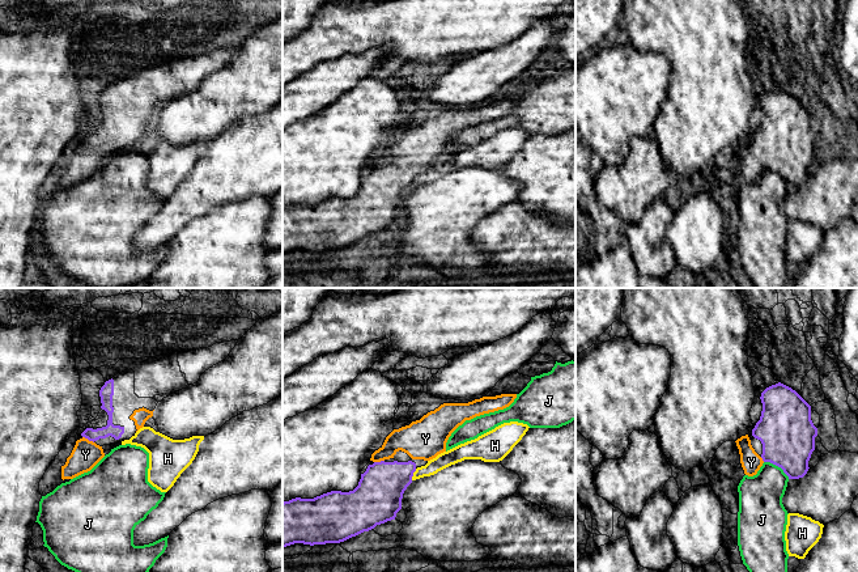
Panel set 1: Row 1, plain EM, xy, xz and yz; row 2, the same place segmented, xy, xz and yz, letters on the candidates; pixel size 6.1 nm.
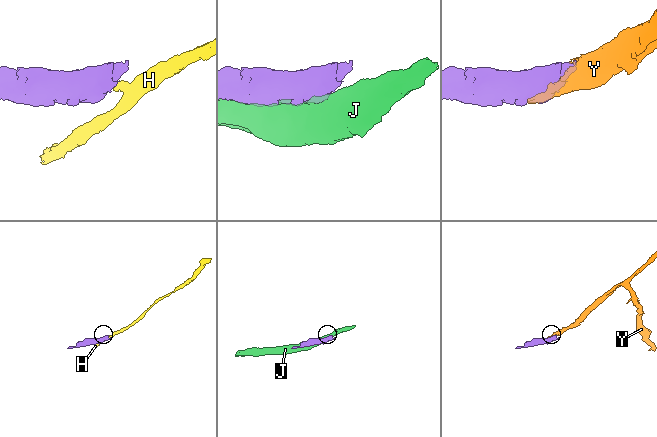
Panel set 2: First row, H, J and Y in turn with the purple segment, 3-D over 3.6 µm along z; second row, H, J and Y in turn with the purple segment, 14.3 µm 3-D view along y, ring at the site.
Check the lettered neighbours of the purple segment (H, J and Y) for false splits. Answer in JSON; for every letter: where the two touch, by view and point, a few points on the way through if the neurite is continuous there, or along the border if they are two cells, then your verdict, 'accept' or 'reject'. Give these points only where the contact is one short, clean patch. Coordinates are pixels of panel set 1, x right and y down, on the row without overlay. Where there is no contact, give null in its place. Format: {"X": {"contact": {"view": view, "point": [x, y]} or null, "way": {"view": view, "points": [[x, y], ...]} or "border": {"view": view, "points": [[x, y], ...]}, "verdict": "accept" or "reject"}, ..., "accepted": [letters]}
{"H": {"contact": {"view": "xz", "point": [412, 181]}, "border": {"view": "xz", "points": [[416, 176], [411, 186]]}, "verdict": "reject"}, "J": {"contact": {"view": "yz", "point": [777, 172]}, "verdict": "reject"}, "Y": {"contact": {"view": "xy", "point": [88, 145]}, "verdict": "accept"}, "accepted": ["Y"]}

